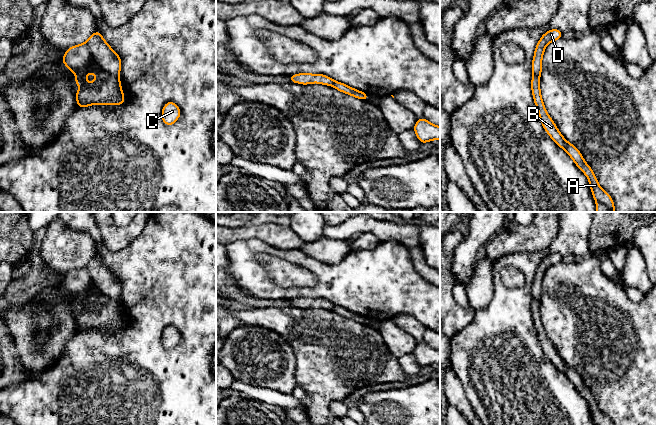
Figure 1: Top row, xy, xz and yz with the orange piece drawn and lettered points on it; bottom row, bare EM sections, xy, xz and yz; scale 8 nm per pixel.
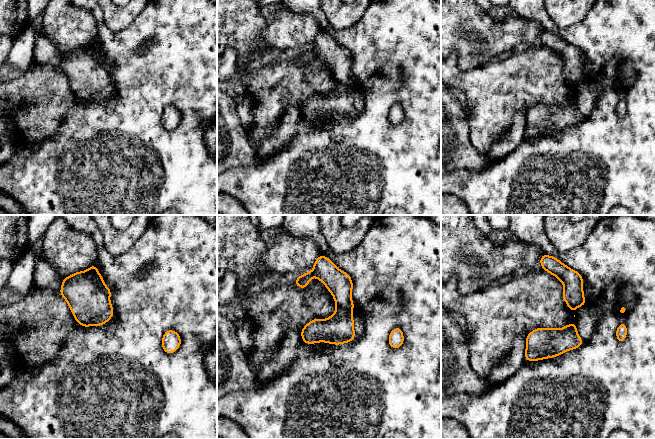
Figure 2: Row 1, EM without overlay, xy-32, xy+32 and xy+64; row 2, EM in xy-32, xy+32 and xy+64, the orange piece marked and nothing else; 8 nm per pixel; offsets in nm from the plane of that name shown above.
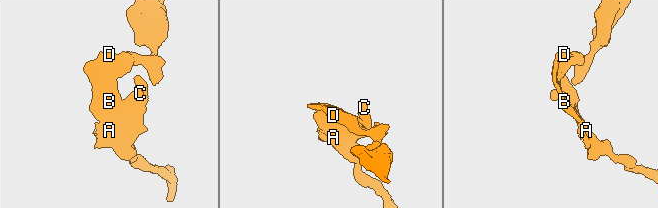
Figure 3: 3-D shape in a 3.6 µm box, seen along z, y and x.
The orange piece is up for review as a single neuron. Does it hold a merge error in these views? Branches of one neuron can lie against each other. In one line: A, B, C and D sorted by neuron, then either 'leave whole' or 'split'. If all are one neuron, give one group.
A B C / D; split

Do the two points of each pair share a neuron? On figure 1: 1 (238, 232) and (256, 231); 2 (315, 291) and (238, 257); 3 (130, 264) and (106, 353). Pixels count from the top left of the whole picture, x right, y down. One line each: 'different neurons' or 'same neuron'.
1: same neuron
2: same neuron
3: same neuron

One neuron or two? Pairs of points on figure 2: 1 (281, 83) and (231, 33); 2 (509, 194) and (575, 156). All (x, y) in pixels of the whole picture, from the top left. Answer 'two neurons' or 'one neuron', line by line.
1: two neurons
2: one neuron

